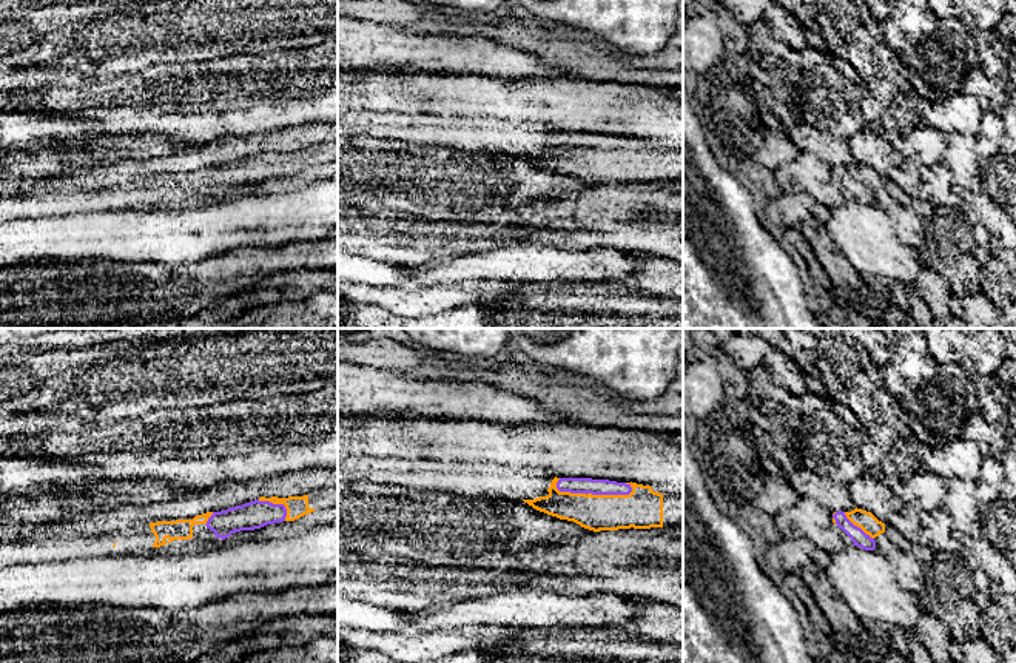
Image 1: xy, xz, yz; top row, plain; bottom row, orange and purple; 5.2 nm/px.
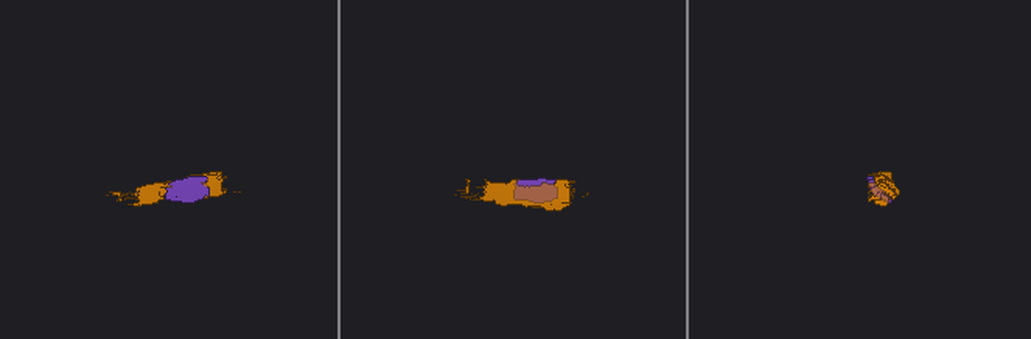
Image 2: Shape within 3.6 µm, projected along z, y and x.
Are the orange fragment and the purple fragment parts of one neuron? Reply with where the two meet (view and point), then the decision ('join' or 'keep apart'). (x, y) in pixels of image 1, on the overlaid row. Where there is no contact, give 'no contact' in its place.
xz (591, 494) | join

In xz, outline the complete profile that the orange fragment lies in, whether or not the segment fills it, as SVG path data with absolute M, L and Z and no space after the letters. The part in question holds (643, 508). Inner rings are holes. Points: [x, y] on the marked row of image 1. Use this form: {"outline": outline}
{"outline": "M553 478L547 496L523 500L533 509L560 520L580 524L584 529L618 530L618 529L651 529L675 526L683 523L683 495L658 493L651 486L637 483L617 483L592 478Z"}

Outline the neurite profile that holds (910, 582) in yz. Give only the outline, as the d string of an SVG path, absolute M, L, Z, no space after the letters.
M880 533L874 538L876 549L882 555L885 555L894 566L894 578L897 584L919 595L923 591L925 580L925 567L914 554L899 549L893 544L885 533Z

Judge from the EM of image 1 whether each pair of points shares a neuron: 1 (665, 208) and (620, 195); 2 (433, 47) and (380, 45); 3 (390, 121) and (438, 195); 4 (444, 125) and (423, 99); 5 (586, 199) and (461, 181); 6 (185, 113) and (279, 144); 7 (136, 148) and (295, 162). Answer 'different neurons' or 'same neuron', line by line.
1: same neuron
2: same neuron
3: different neurons
4: different neurons
5: different neurons
6: different neurons
7: different neurons

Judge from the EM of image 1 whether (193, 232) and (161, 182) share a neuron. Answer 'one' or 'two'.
two

